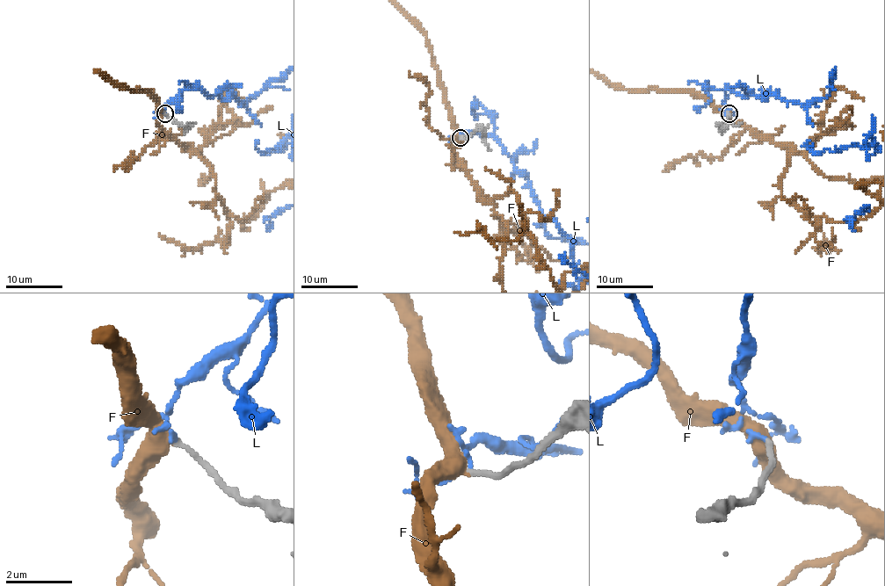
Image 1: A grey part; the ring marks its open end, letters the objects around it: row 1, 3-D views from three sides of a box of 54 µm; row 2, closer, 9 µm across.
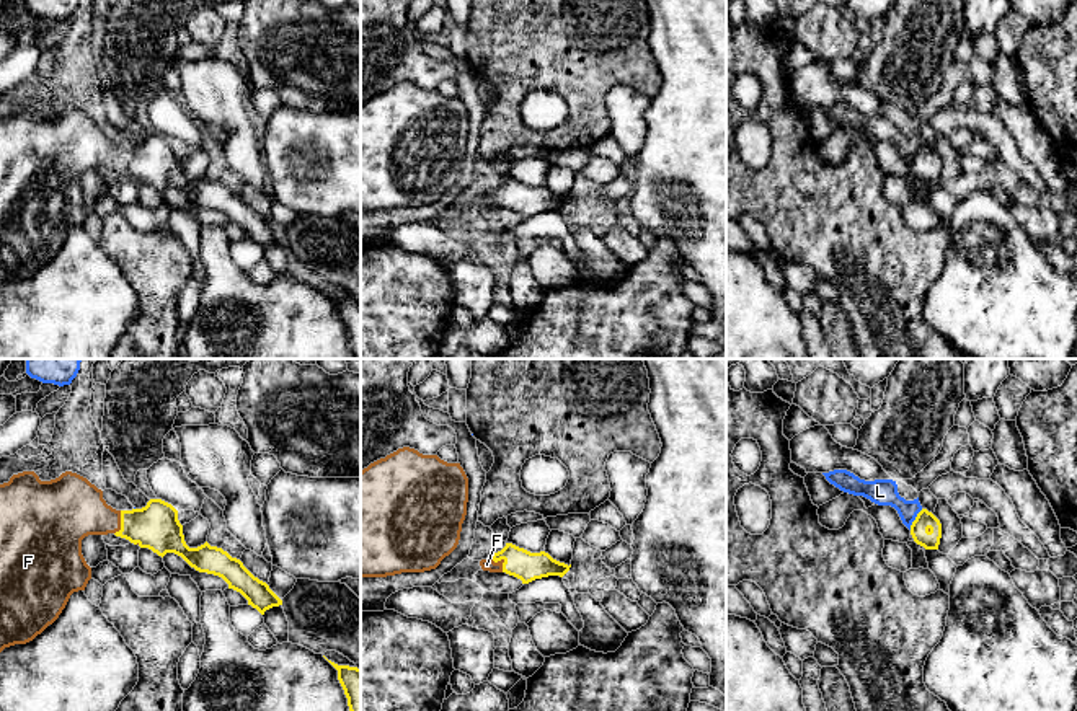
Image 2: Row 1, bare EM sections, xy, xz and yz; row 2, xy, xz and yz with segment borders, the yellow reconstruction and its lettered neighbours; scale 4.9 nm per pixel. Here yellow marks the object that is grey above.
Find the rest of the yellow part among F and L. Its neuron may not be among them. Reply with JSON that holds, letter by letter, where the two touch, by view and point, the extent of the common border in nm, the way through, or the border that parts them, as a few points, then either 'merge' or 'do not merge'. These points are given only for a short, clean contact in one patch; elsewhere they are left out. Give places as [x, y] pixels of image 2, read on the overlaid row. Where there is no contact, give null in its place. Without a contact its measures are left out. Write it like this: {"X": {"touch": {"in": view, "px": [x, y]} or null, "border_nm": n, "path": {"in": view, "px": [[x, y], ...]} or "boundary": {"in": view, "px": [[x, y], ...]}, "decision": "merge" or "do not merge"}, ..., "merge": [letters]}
{"F": {"touch": {"in": "xz", "px": [498, 560]}, "border_nm": 110, "path": {"in": "xz", "px": [[527, 566], [513, 560], [498, 560], [487, 565]]}, "decision": "merge"}, "L": {"touch": {"in": "yz", "px": [916, 519]}, "border_nm": 120, "boundary": {"in": "yz", "px": [[922, 509], [909, 529]]}, "decision": "do not merge"}, "merge": ["F"]}

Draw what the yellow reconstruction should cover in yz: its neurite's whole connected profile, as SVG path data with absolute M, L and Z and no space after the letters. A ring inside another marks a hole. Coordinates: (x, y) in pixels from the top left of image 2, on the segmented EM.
M922 509L911 525L911 535L925 550L938 550L942 523L932 512Z

